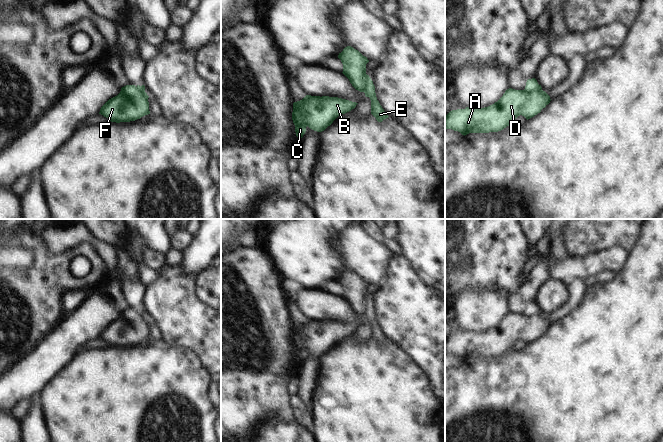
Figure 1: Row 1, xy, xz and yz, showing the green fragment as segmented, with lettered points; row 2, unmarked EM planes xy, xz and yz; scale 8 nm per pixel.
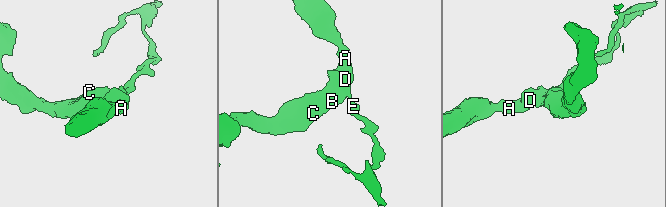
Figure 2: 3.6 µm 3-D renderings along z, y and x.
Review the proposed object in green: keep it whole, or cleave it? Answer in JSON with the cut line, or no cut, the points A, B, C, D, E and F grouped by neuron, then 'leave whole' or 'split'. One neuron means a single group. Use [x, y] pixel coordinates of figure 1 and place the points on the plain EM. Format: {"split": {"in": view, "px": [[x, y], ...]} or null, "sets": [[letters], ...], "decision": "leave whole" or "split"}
{"split": {"in": "xz", "px": [[366, 298], [363, 304], [363, 315]]}, "sets": [["A", "B", "C", "D", "F"], ["E"]], "decision": "split"}

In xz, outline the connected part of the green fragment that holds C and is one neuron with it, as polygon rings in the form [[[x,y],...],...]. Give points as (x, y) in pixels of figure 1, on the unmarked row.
[[[306,319],[293,327],[292,344],[296,360],[301,363],[307,350],[317,356],[324,355],[338,340],[351,335],[357,328],[338,321]]]

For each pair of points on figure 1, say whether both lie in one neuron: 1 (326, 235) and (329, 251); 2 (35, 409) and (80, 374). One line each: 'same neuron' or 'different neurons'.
1: same neuron
2: different neurons

